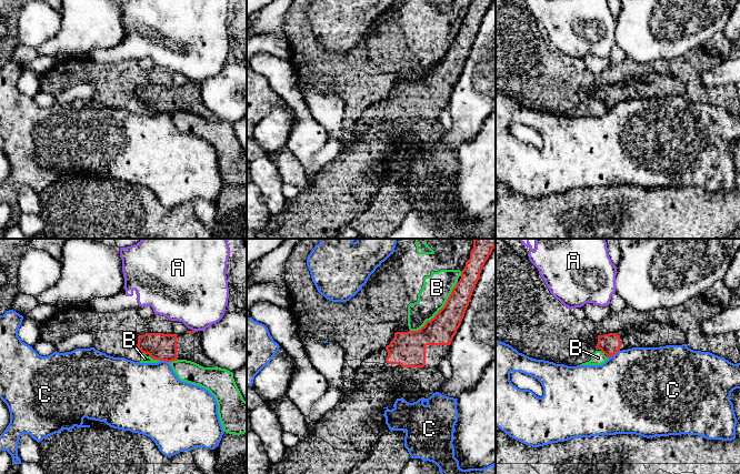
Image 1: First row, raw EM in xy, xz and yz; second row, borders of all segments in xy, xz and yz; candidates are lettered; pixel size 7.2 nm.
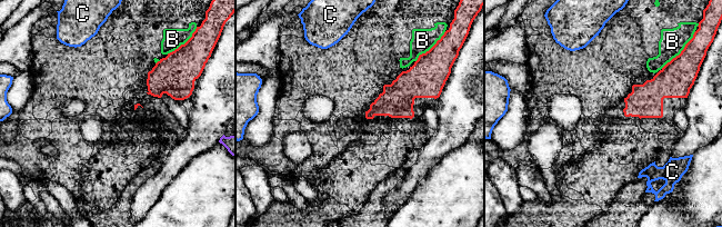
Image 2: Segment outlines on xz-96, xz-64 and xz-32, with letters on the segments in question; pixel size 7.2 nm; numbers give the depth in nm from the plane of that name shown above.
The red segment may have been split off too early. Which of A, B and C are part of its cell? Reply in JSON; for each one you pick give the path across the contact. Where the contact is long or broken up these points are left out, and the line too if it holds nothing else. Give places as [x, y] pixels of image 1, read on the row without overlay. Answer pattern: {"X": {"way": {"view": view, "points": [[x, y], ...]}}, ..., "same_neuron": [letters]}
{"same_neuron": []}

